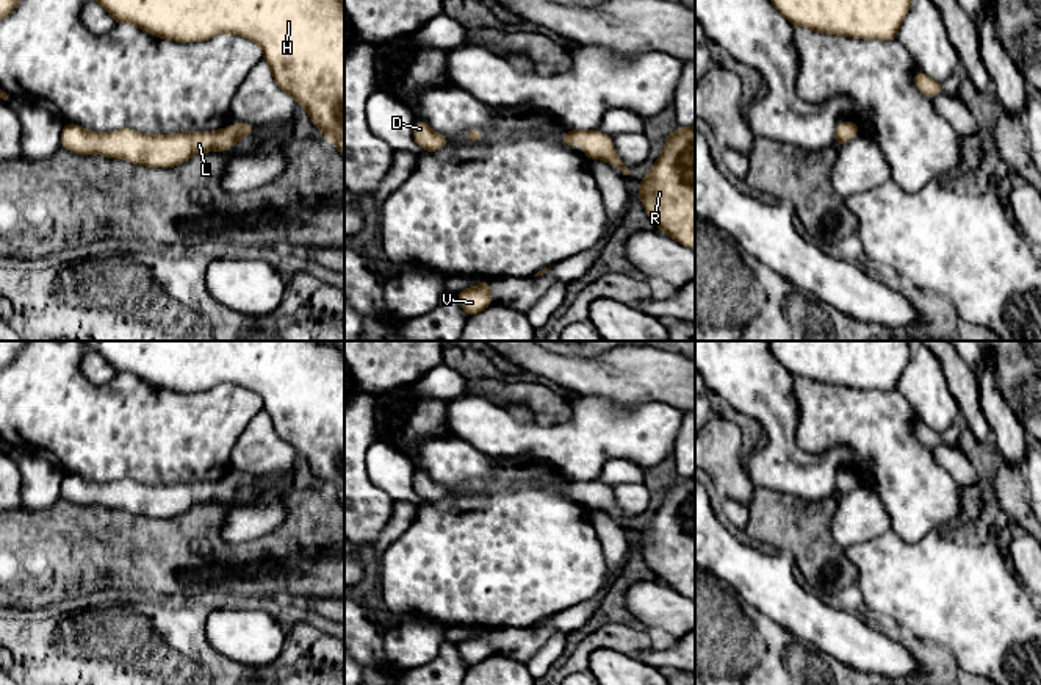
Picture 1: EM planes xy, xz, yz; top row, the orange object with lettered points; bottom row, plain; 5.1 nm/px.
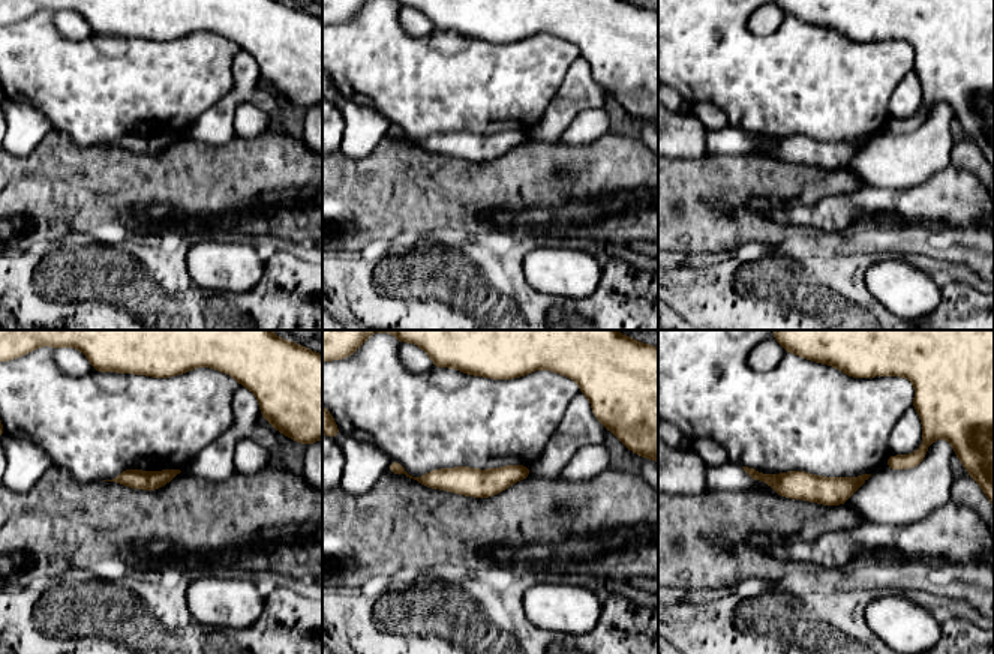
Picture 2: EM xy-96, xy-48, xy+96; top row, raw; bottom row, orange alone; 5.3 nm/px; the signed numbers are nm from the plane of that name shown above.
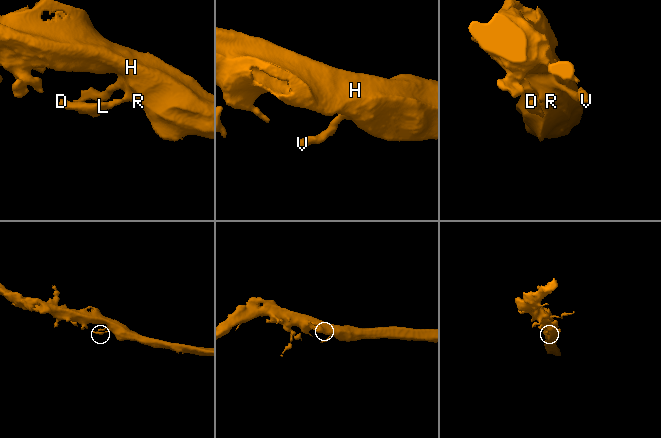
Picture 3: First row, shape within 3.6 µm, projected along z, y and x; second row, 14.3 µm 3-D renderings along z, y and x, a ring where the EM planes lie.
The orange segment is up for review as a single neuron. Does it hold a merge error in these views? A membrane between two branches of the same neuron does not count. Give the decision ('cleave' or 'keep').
keep

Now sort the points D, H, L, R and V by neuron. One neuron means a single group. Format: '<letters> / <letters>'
D H L R V

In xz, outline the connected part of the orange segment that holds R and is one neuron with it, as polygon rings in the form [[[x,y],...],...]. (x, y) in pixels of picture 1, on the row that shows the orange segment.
[[[695,125],[679,127],[665,138],[662,155],[639,185],[637,199],[662,233],[695,250]]]

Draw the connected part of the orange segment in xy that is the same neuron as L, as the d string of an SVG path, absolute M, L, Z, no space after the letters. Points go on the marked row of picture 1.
M241 122L216 131L177 134L146 134L128 128L95 133L75 124L66 124L61 147L81 155L105 155L149 167L172 167L199 153L227 152L254 130L255 125Z

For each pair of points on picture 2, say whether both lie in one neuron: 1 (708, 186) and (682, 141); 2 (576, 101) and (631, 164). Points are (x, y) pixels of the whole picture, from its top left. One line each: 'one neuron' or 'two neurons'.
1: two neurons
2: two neurons

